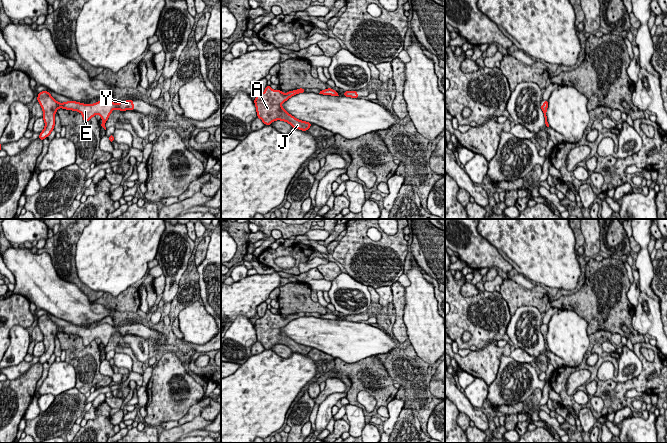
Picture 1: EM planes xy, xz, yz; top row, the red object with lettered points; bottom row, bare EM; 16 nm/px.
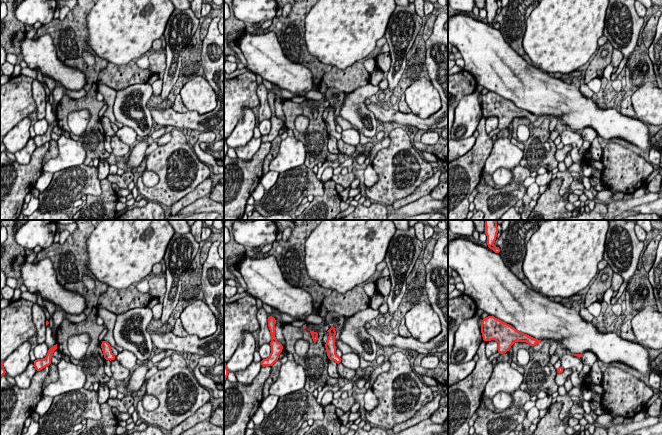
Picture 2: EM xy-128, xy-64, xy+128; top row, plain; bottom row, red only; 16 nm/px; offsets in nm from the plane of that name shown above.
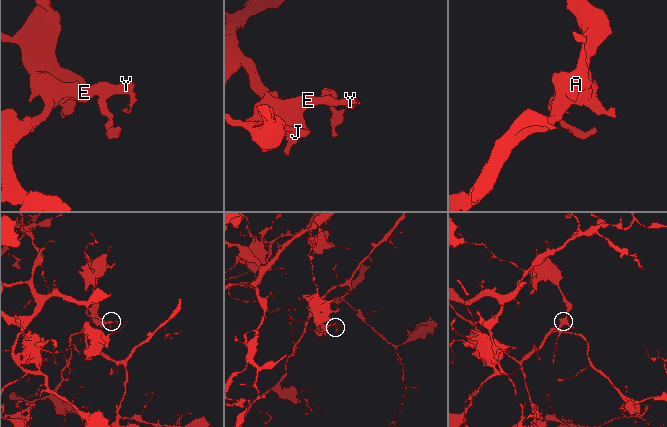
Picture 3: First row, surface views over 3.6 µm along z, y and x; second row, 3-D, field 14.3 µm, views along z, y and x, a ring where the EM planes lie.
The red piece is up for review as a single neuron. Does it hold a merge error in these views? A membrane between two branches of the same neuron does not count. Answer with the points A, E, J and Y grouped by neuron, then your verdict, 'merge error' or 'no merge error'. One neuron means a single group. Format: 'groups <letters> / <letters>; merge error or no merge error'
groups A E J Y; no merge error

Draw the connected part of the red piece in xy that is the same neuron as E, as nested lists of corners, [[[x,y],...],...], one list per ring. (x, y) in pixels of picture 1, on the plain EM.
[[[48,315],[38,317],[37,324],[43,334],[42,342],[45,346],[45,351],[38,362],[40,364],[44,364],[53,355],[55,349],[55,337],[58,332],[80,336],[83,340],[84,346],[89,345],[93,340],[99,338],[101,340],[101,344],[103,345],[100,350],[105,354],[105,347],[114,333],[120,335],[134,335],[133,324],[126,324],[117,328],[109,324],[101,324],[94,328],[83,328],[75,325],[59,327],[50,319]]]

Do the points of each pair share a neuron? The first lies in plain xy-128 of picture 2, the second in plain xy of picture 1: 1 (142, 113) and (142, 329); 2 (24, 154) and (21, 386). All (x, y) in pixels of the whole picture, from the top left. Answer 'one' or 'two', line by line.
1: two
2: two

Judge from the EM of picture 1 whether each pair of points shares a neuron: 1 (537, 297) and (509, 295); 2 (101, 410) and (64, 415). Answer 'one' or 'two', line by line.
1: one
2: two

